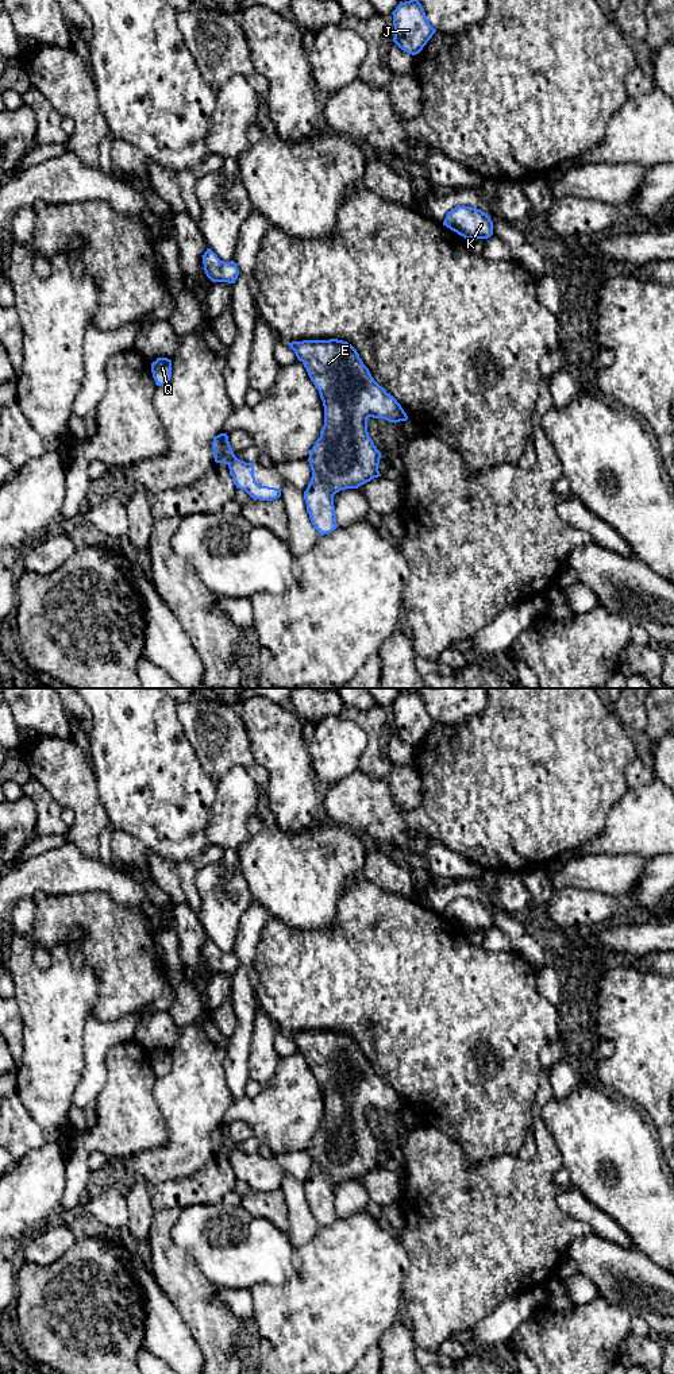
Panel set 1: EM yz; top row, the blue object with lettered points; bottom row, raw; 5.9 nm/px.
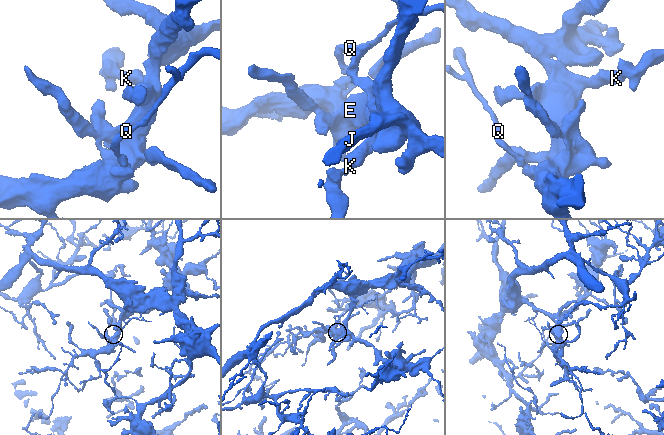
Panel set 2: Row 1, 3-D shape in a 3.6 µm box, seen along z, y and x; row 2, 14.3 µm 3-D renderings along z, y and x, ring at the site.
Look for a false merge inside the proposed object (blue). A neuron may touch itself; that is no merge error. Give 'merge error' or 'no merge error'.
merge error

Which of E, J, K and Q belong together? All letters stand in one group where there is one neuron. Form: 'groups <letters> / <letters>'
groups E J K / Q

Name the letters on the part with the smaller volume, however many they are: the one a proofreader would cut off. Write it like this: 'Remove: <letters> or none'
Remove: Q

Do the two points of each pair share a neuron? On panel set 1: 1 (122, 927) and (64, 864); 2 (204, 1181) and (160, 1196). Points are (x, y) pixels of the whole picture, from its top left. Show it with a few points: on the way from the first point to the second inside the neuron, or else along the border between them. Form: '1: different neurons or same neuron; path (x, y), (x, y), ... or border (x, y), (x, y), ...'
1: different neurons; border (57, 895), (106, 891), (118, 903)
2: same neuron; path (193, 1188), (188, 1192), (170, 1195)

